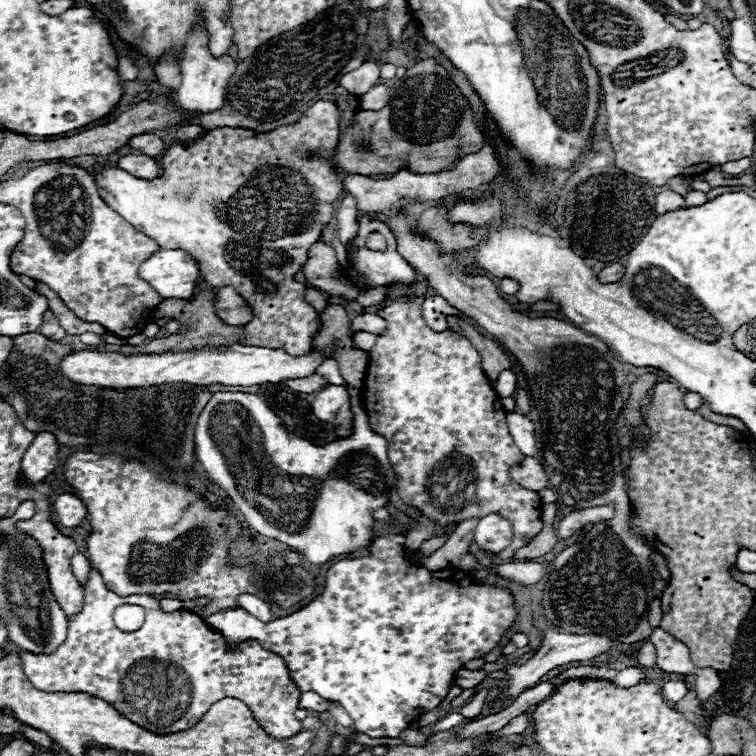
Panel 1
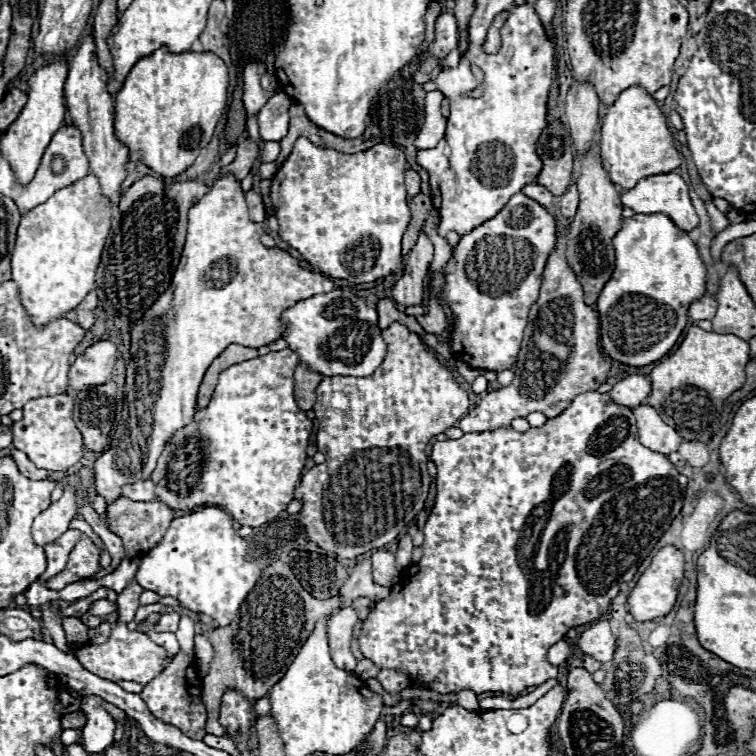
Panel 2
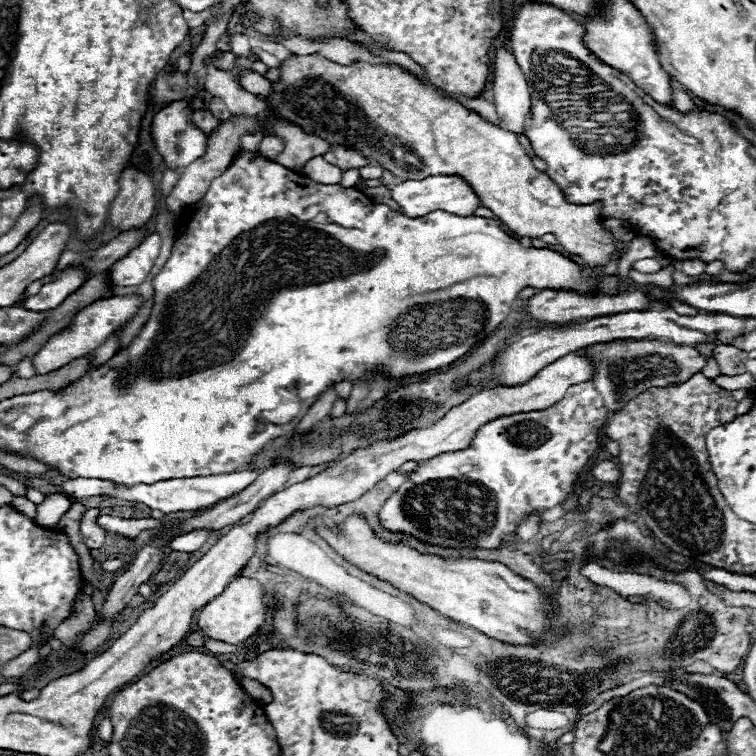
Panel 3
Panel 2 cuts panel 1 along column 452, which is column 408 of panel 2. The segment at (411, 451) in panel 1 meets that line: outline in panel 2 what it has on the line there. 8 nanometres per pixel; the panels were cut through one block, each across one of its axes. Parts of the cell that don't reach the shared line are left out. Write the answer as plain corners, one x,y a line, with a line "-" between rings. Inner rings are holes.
396,322
384,330
382,336
388,344
388,352
372,376
326,376
318,384
318,400
312,410
320,420
316,442
318,450
326,454
326,462
304,472
294,494
294,498
304,502
298,518
304,534
322,550
336,552
342,558
356,558
374,548
382,548
396,540
404,526
416,518
424,508
430,488
430,474
426,470
428,456
424,454
424,448
434,436
464,418
470,406
468,394
458,386
454,374
440,364
418,334
408,332
406,326

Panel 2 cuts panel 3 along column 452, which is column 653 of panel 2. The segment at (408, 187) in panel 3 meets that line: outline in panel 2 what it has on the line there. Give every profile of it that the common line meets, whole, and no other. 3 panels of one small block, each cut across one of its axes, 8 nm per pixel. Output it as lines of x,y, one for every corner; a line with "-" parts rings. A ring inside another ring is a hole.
668,172
668,174
656,174
656,176
648,176
644,180
640,180
636,184
636,188
628,190
622,194
622,204
626,208
632,208
636,214
644,212
644,214
652,214
652,212
664,212
666,216
670,216
670,220
690,232
698,226
698,216
694,212
694,206
690,202
690,196
688,196
688,186
684,182
684,178
678,174
678,172

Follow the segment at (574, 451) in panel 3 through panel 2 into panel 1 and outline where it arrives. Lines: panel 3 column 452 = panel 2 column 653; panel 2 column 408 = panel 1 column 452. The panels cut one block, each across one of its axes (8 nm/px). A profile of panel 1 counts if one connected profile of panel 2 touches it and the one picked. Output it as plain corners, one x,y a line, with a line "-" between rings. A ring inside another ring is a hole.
382,534
364,548
368,552
366,556
336,562
326,574
324,592
290,616
266,624
238,608
212,614
204,620
234,644
252,638
282,656
298,690
312,690
326,700
338,702
350,714
360,734
370,738
396,738
416,716
436,708
446,698
454,672
468,660
482,658
496,648
518,616
514,596
506,588
480,586
468,572
454,566
428,570
408,564
404,560
404,540
402,534

